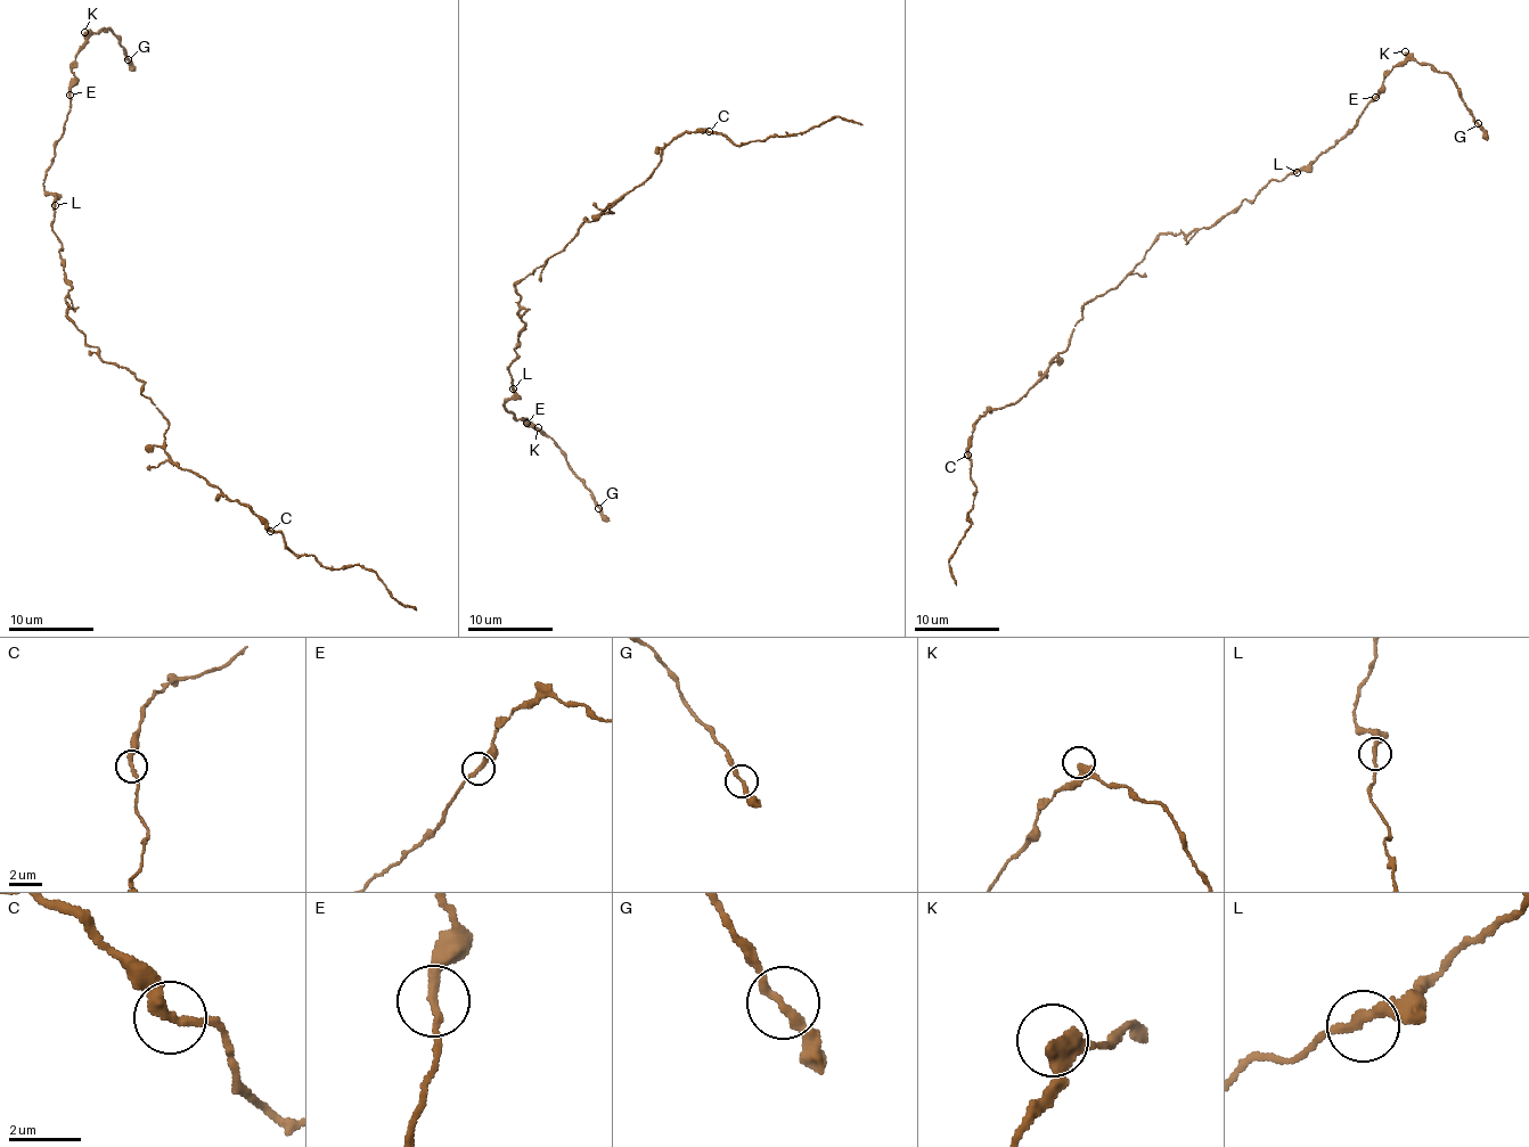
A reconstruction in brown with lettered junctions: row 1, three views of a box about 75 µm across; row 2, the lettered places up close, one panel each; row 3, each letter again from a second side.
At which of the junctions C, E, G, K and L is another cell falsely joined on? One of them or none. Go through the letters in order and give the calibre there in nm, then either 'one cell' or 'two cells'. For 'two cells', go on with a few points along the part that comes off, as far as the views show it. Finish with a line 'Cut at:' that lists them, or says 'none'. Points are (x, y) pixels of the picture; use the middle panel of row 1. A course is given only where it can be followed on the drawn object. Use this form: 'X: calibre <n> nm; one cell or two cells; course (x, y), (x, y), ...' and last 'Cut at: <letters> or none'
C: calibre 280 nm; one cell
E: calibre 240 nm; one cell
G: calibre 260 nm; one cell
K: calibre 320 nm; one cell
L: calibre 220 nm; one cell
Cut at: none

